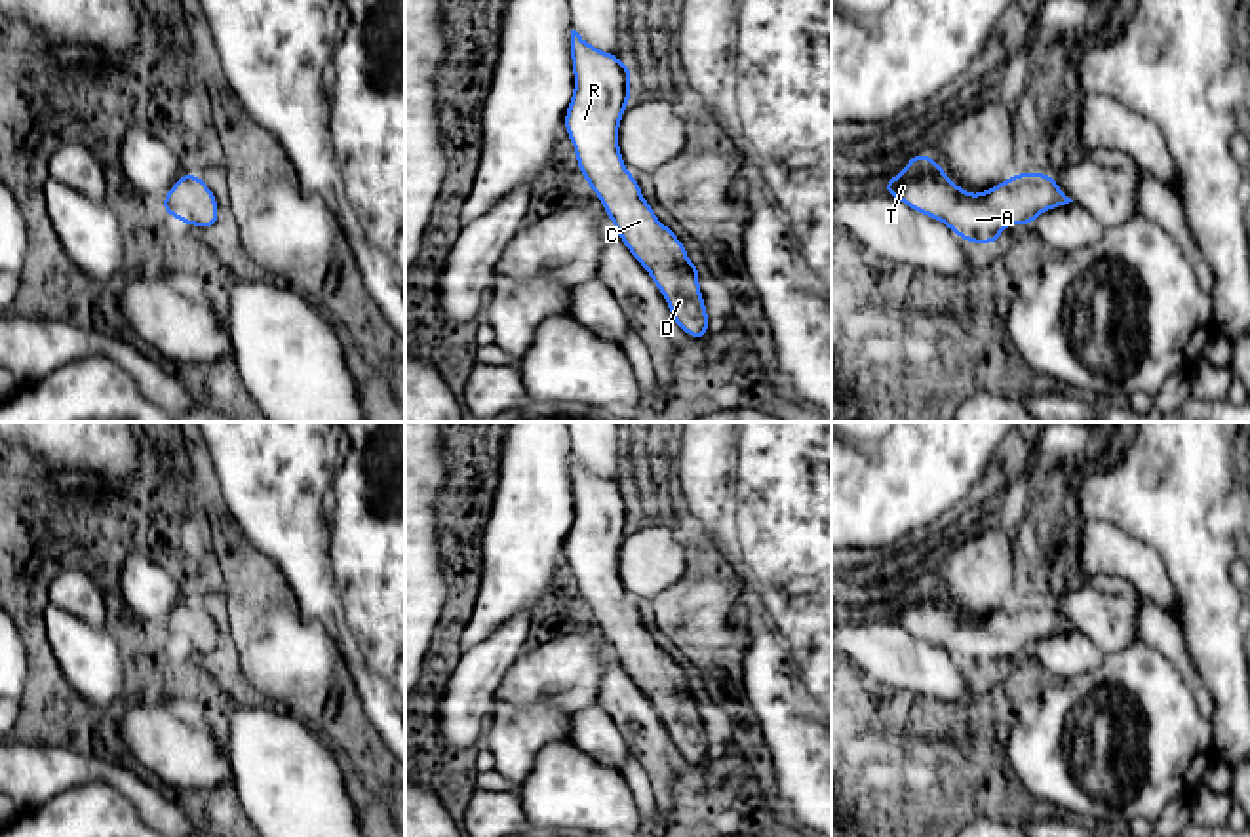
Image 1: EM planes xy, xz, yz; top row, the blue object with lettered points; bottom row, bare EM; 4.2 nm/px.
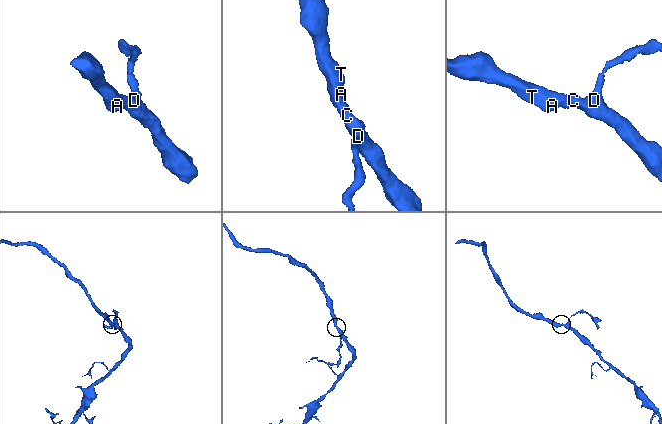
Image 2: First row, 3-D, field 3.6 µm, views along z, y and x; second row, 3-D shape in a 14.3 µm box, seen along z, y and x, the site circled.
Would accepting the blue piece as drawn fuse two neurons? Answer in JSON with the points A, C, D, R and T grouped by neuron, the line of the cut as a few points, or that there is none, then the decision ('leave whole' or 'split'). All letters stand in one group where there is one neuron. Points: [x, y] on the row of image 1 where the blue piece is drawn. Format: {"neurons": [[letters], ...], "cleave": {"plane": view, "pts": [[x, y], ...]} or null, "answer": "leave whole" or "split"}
{"neurons": [["A", "C", "D", "R", "T"]], "cleave": null, "answer": "leave whole"}

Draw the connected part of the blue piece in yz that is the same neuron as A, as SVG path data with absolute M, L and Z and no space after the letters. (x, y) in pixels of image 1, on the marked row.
M909 154L909 165L881 188L976 245L997 243L1005 226L1031 226L1043 211L1073 202L1050 173L1018 171L982 194L968 194L930 154Z

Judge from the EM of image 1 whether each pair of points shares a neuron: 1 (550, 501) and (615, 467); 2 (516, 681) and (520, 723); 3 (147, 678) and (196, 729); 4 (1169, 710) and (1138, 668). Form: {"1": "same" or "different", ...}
{"1": "different", "2": "different", "3": "same", "4": "same"}

